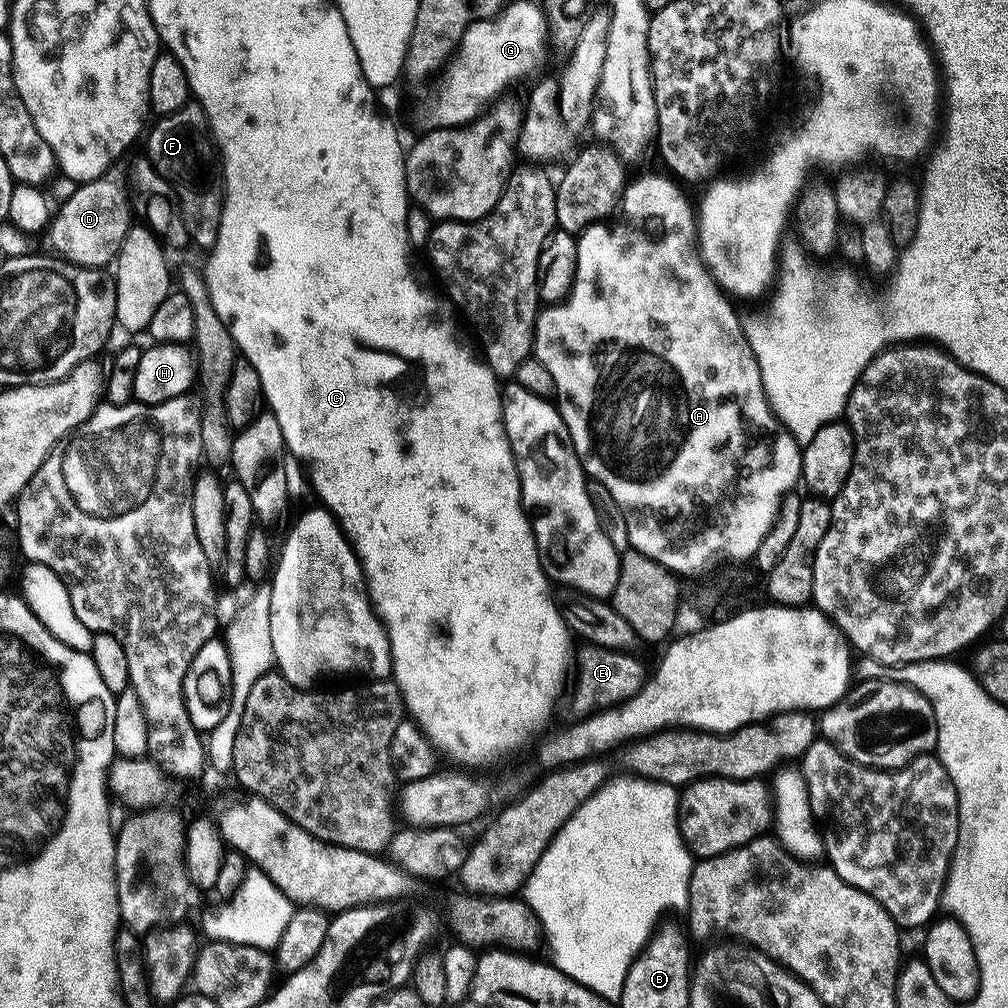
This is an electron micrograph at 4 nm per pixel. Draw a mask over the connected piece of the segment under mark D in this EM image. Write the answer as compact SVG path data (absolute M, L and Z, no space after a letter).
M101 178L99 180L83 181L59 205L60 209L55 209L54 215L50 220L50 227L47 229L46 237L52 243L52 248L57 257L69 264L76 264L79 268L99 268L103 269L104 264L111 265L116 260L120 244L127 236L128 229L134 224L134 213L130 203L130 193L123 183L116 180Z

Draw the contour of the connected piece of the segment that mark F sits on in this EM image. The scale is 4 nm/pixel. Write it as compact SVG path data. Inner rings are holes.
M189 102L182 105L177 112L169 116L159 117L157 124L147 129L148 149L146 155L148 161L158 170L163 180L172 185L172 191L178 197L178 213L185 222L185 233L193 245L211 250L216 244L218 230L222 222L222 210L224 209L224 169L222 157L217 149L216 142L208 126L208 116L200 108L199 104Z

